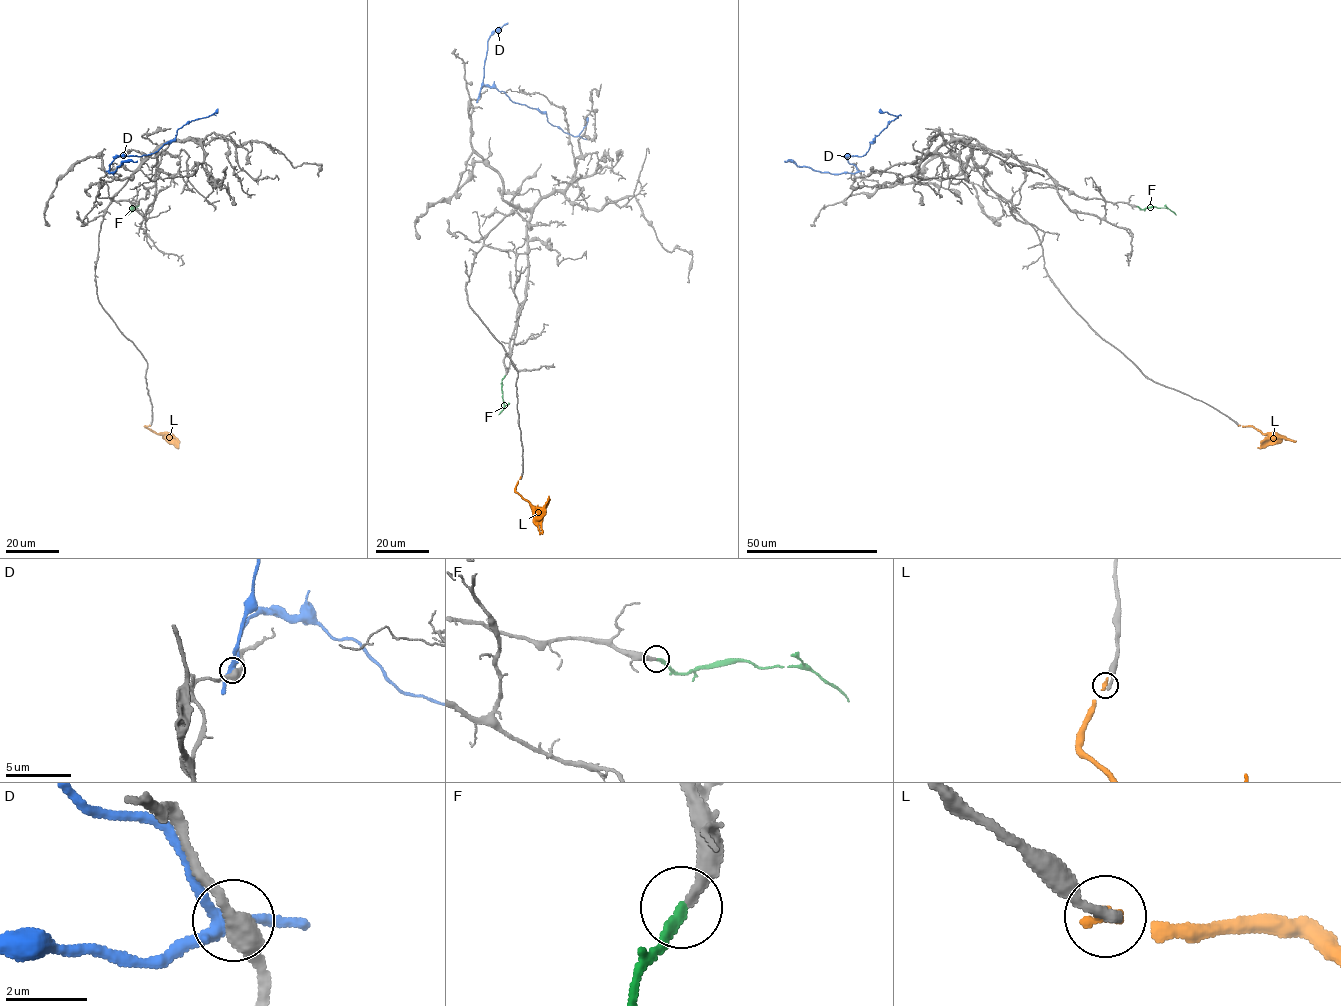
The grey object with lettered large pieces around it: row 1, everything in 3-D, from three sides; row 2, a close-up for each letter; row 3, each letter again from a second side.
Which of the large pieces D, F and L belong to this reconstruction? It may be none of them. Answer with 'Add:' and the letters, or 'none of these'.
Add: F

